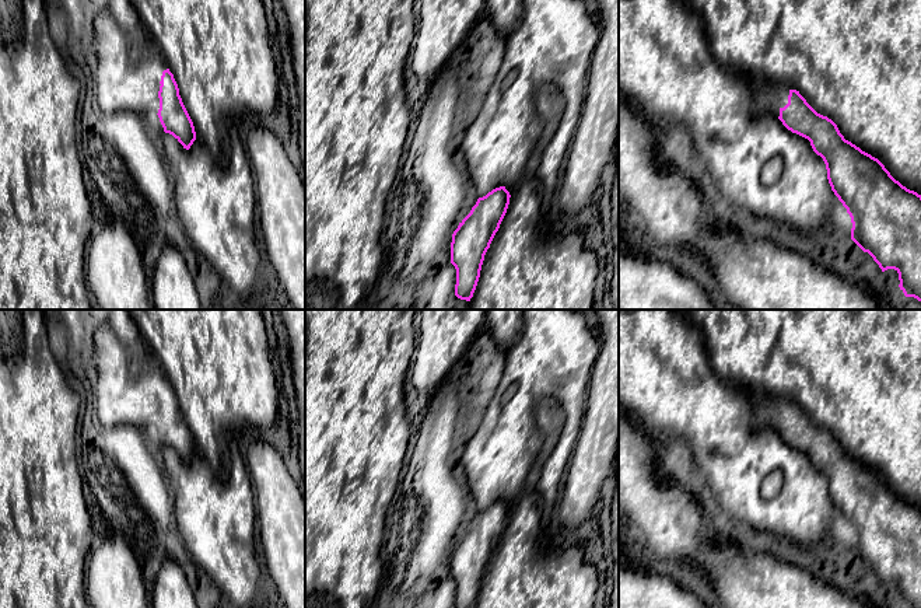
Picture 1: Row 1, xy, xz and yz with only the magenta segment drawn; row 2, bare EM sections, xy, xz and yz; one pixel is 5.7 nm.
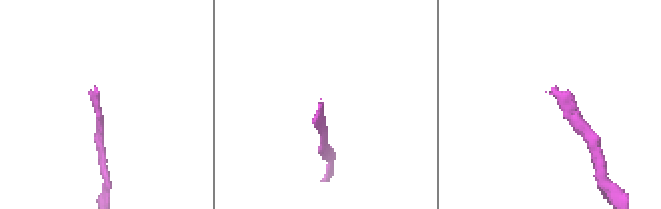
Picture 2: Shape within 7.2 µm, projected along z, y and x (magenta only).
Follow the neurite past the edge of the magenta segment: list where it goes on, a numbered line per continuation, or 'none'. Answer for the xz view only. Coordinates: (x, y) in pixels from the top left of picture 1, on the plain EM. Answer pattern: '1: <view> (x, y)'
none

